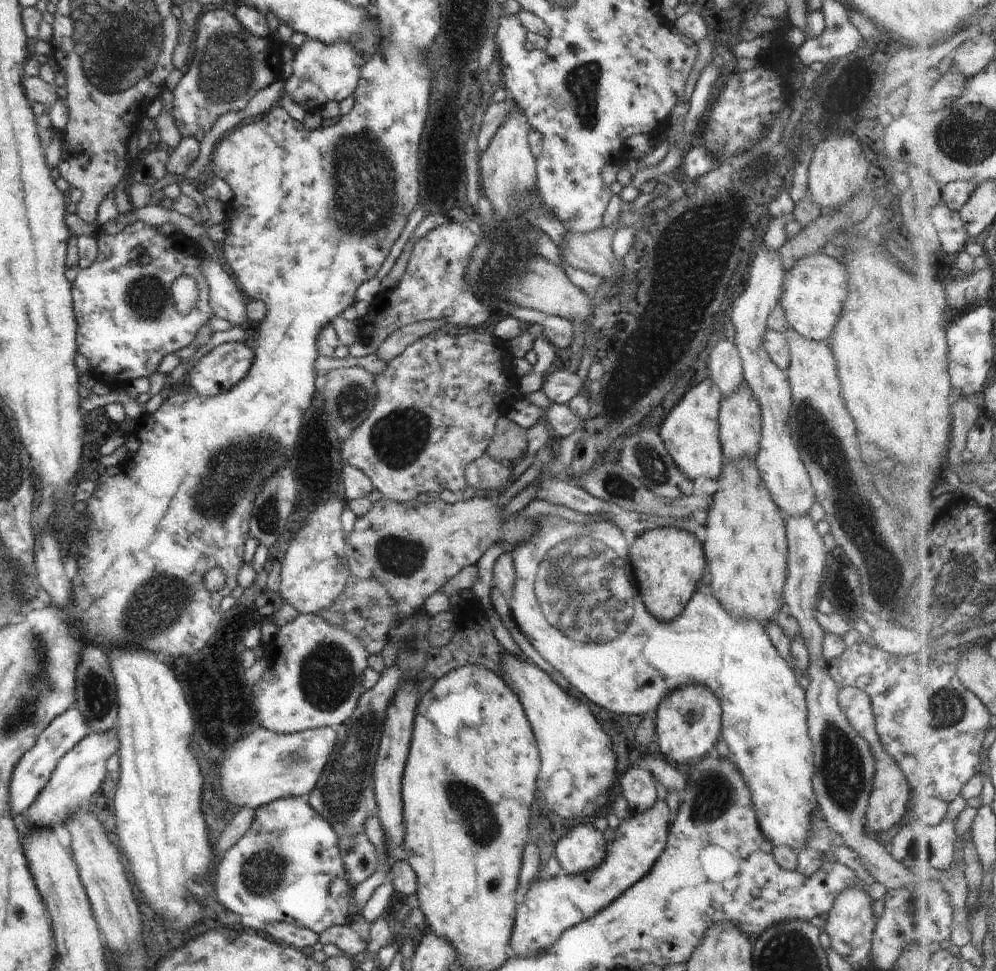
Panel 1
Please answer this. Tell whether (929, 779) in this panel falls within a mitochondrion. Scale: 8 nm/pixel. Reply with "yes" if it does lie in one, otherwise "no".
no

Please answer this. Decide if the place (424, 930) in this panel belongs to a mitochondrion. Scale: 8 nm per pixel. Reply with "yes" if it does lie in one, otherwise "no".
no

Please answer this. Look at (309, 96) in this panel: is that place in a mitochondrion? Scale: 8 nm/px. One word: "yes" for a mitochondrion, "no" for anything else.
no

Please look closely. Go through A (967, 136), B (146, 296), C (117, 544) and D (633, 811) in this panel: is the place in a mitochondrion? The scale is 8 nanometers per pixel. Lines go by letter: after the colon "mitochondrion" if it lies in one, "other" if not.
A: mitochondrion
B: mitochondrion
C: other
D: other

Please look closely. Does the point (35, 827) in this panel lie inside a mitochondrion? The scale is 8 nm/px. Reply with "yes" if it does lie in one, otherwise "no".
no

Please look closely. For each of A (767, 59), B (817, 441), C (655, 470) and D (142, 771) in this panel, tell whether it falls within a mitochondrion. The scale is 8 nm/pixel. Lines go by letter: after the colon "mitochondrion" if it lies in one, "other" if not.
A: other
B: mitochondrion
C: mitochondrion
D: other

